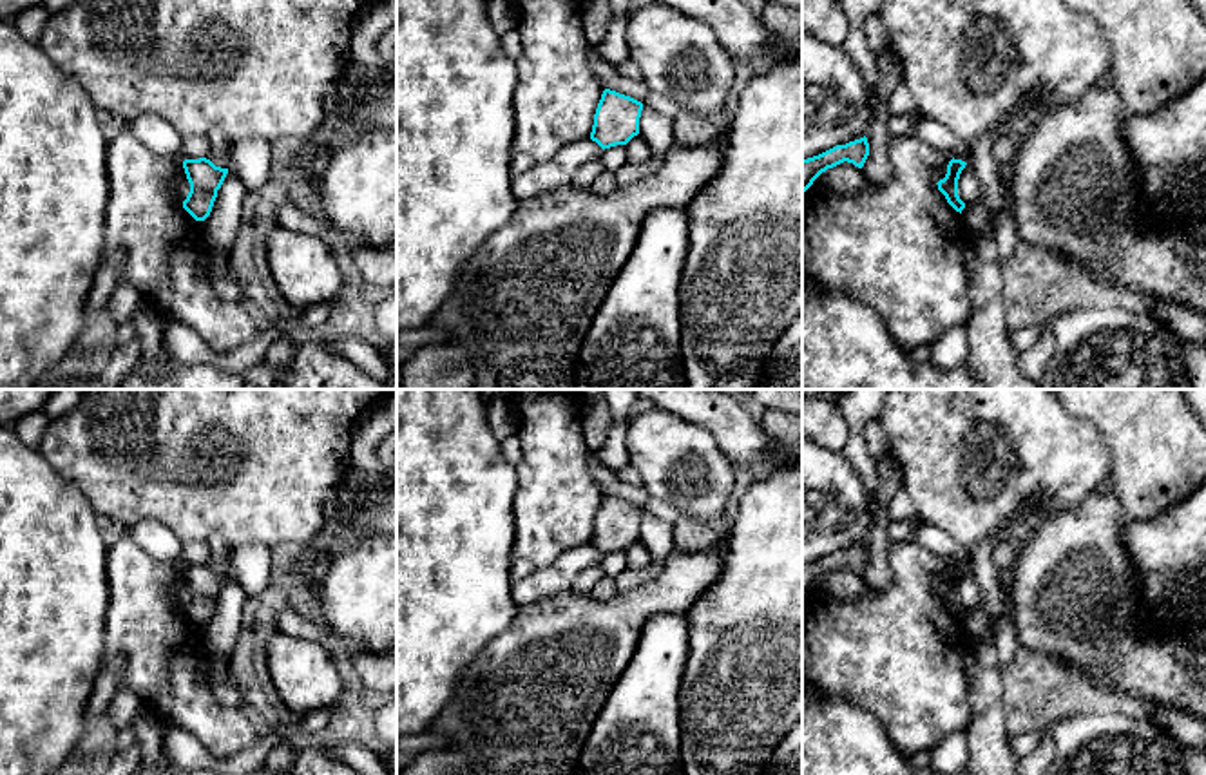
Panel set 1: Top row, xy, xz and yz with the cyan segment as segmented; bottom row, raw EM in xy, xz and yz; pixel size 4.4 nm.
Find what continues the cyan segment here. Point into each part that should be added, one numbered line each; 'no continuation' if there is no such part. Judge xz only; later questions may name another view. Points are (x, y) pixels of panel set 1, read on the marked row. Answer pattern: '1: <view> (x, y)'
no continuation

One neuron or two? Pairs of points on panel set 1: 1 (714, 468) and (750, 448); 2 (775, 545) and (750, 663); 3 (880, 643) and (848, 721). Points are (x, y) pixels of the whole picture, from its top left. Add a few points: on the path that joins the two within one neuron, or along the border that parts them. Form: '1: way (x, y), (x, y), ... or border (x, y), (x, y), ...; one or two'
1: border (701, 428), (734, 464); two
2: way (775, 574), (775, 634); one
3: border (821, 694), (832, 694), (864, 708), (886, 734); two

